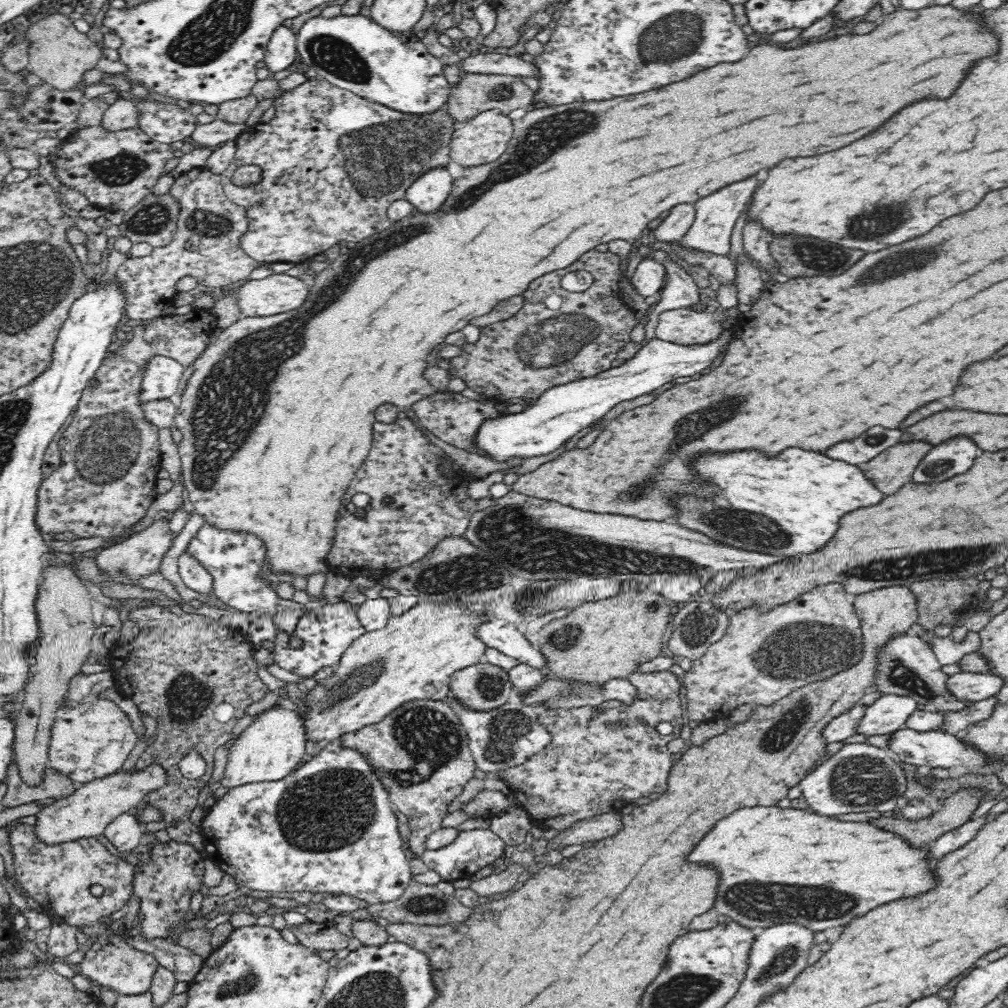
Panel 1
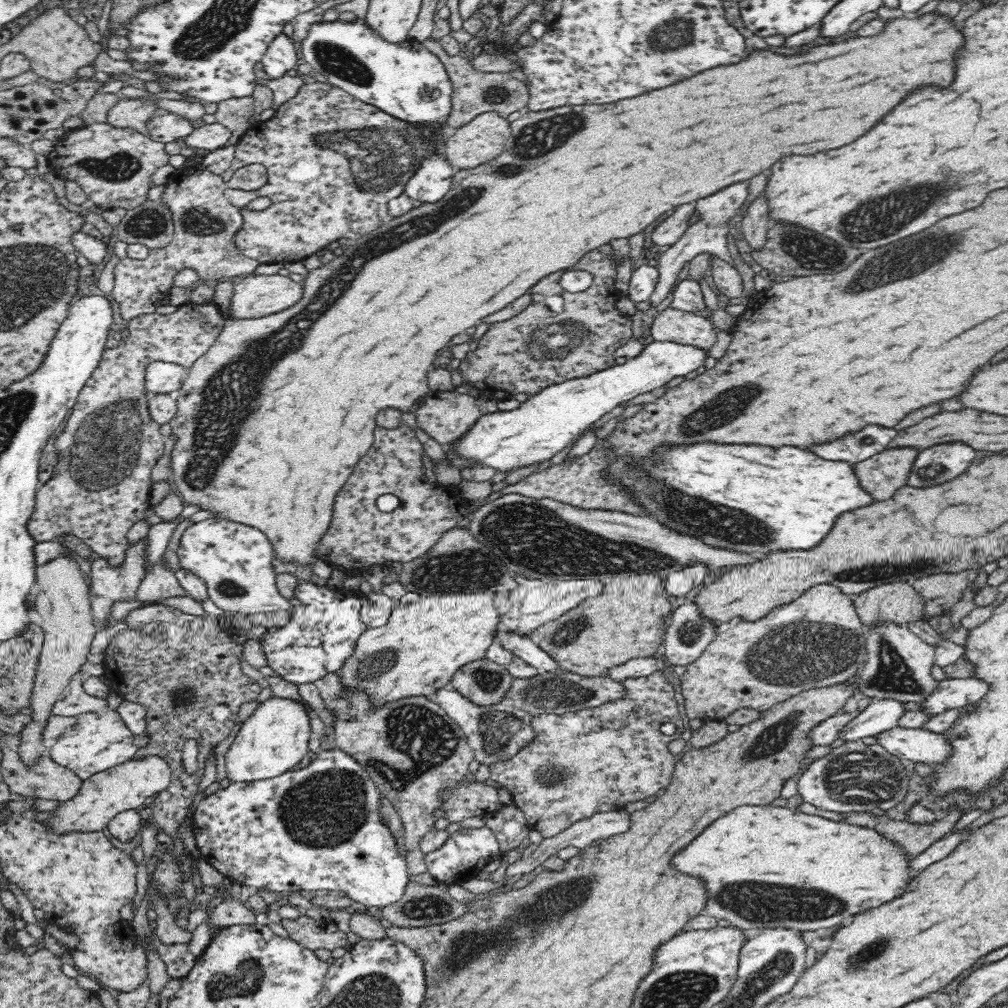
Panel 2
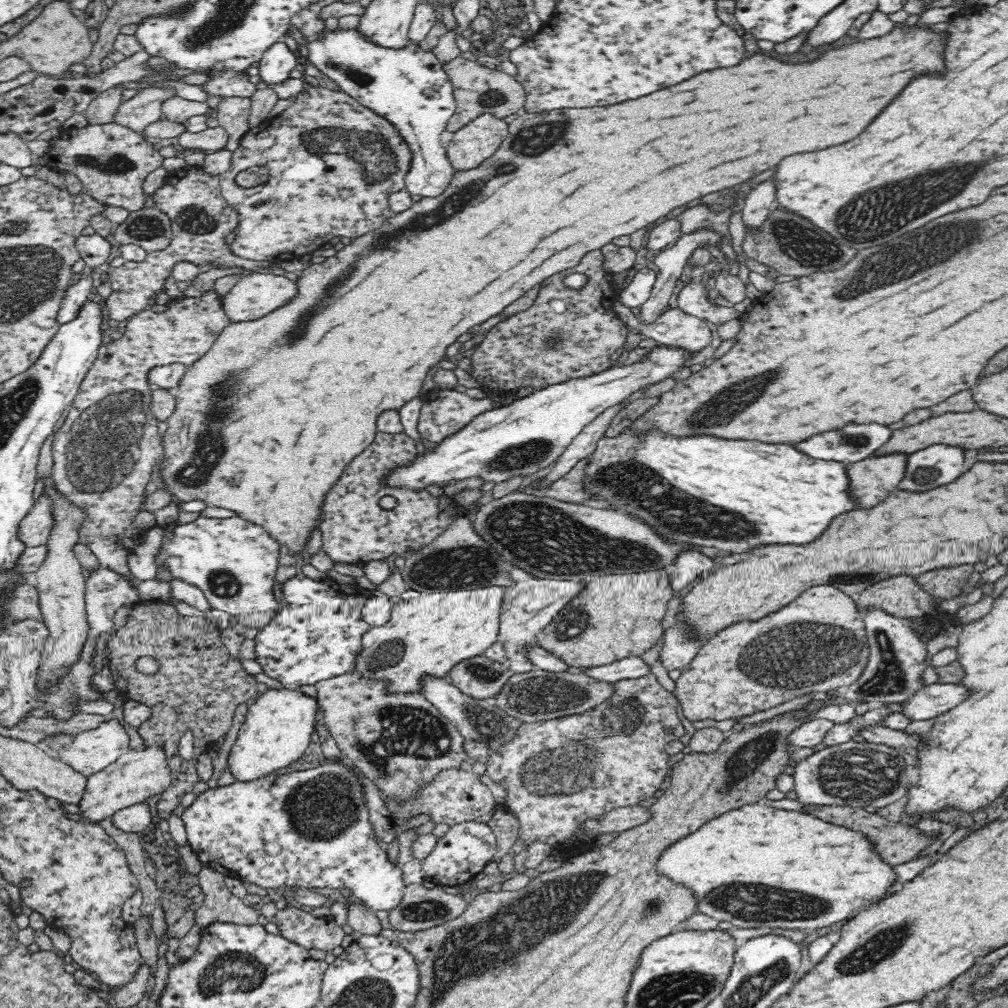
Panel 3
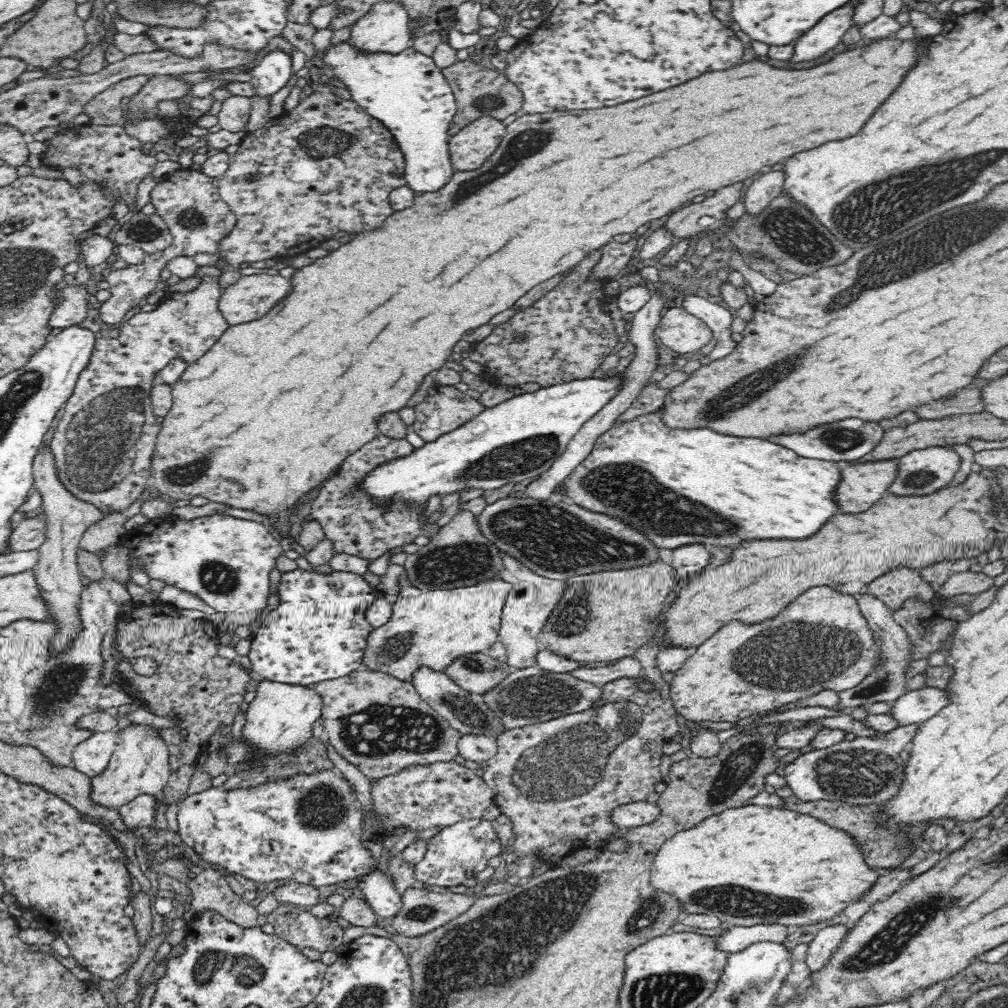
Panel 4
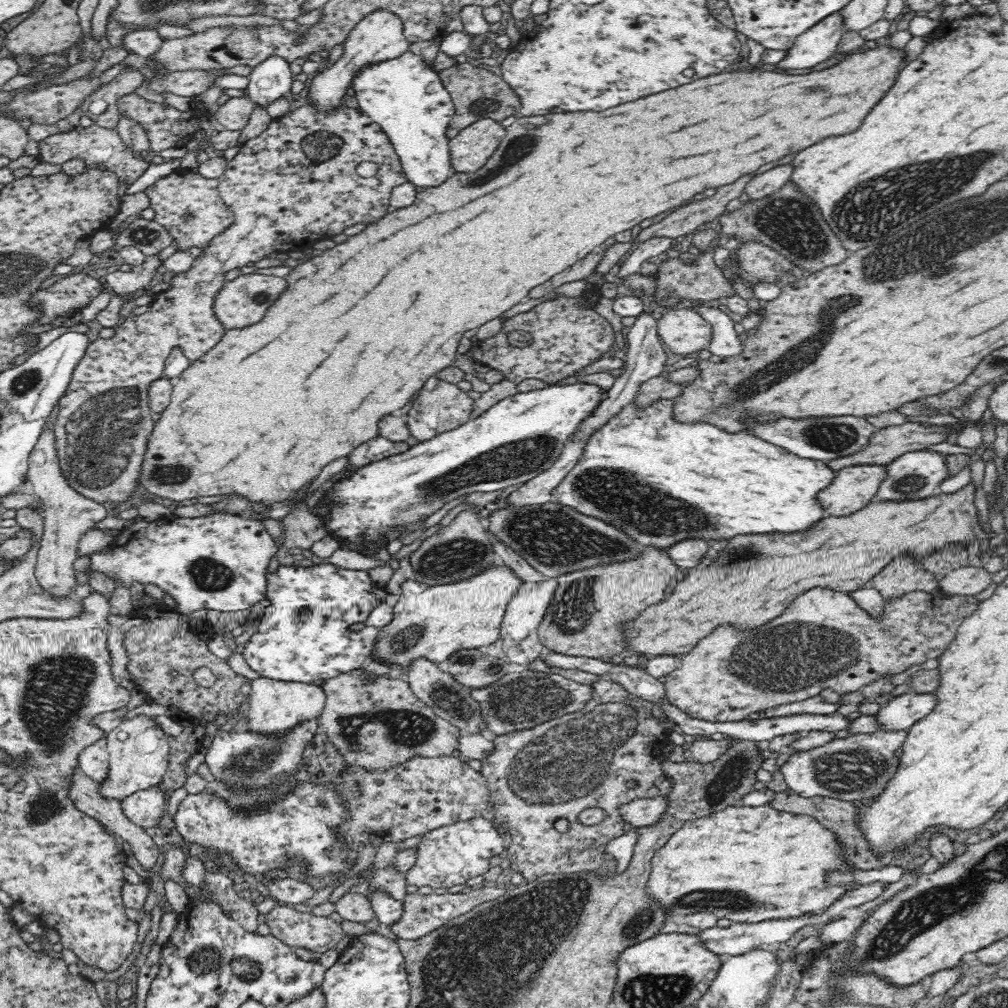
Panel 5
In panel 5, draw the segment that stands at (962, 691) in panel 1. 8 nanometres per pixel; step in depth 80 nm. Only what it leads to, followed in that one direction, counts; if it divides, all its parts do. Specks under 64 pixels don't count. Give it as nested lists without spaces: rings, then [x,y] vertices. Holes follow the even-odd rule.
[[[914,692],[904,693],[891,699],[886,705],[880,706],[872,716],[878,723],[878,730],[886,732],[898,732],[907,730],[932,712],[936,706],[936,697],[932,693],[918,694]]]

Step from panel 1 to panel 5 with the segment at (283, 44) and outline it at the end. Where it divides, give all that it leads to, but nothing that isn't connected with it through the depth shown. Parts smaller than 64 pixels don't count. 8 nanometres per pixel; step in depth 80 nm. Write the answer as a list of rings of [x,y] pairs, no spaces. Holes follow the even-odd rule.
[[[278,55],[271,56],[255,66],[247,77],[249,83],[246,96],[264,109],[279,98],[292,97],[290,92],[294,78],[290,63]]]

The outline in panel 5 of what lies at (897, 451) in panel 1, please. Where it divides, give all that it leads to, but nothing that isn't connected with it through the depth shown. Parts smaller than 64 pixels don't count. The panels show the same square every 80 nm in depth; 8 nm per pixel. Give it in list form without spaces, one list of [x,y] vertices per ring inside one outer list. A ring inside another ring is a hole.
[[[854,465],[841,468],[834,481],[822,488],[818,502],[830,516],[848,516],[868,506],[878,486],[886,479],[884,465]]]

